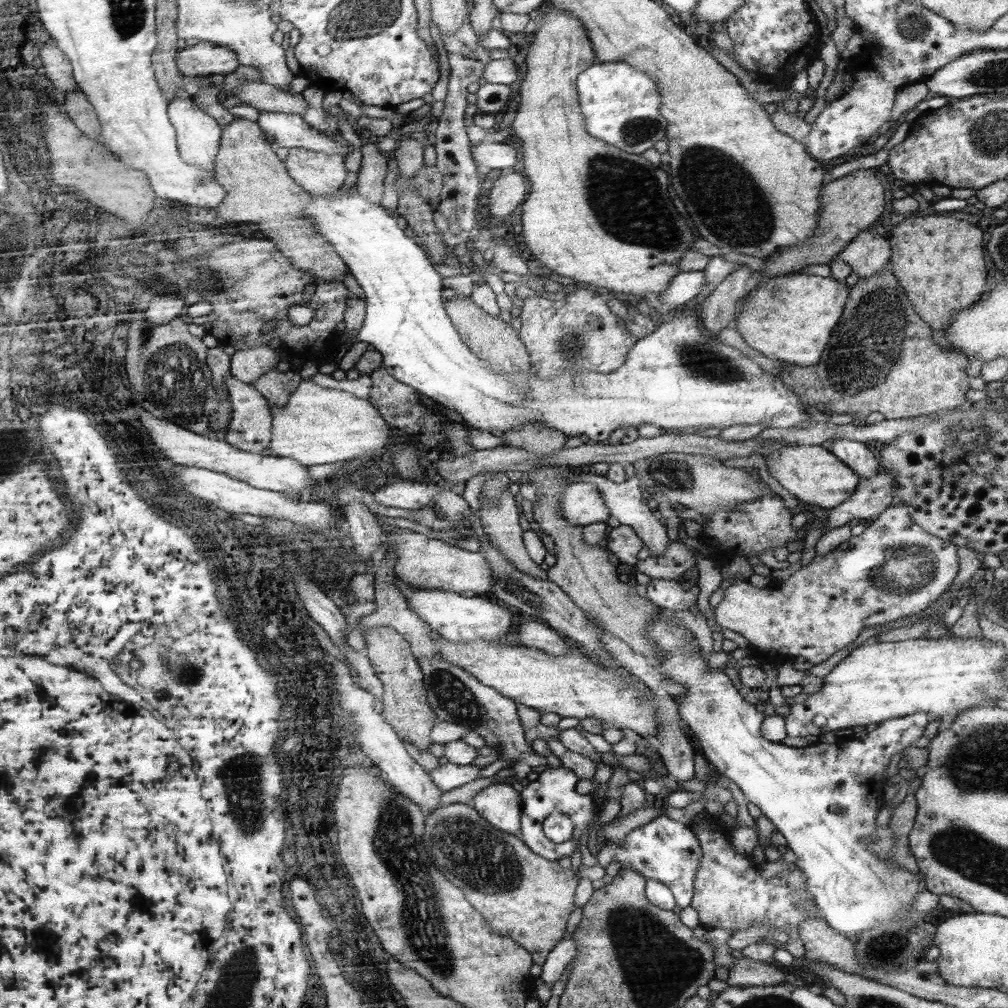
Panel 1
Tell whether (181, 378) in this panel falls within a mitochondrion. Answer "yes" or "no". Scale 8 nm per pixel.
yes

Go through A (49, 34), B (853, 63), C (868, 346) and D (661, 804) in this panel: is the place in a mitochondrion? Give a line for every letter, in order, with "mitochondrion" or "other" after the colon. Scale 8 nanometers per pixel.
A: other
B: other
C: mitochondrion
D: other

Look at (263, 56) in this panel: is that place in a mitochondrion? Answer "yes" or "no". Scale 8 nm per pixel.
no

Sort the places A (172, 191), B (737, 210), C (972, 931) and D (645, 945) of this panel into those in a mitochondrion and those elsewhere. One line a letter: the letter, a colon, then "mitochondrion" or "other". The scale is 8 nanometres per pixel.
A: other
B: mitochondrion
C: other
D: mitochondrion

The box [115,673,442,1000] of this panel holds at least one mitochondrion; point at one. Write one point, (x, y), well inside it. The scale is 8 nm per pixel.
(247, 805)

